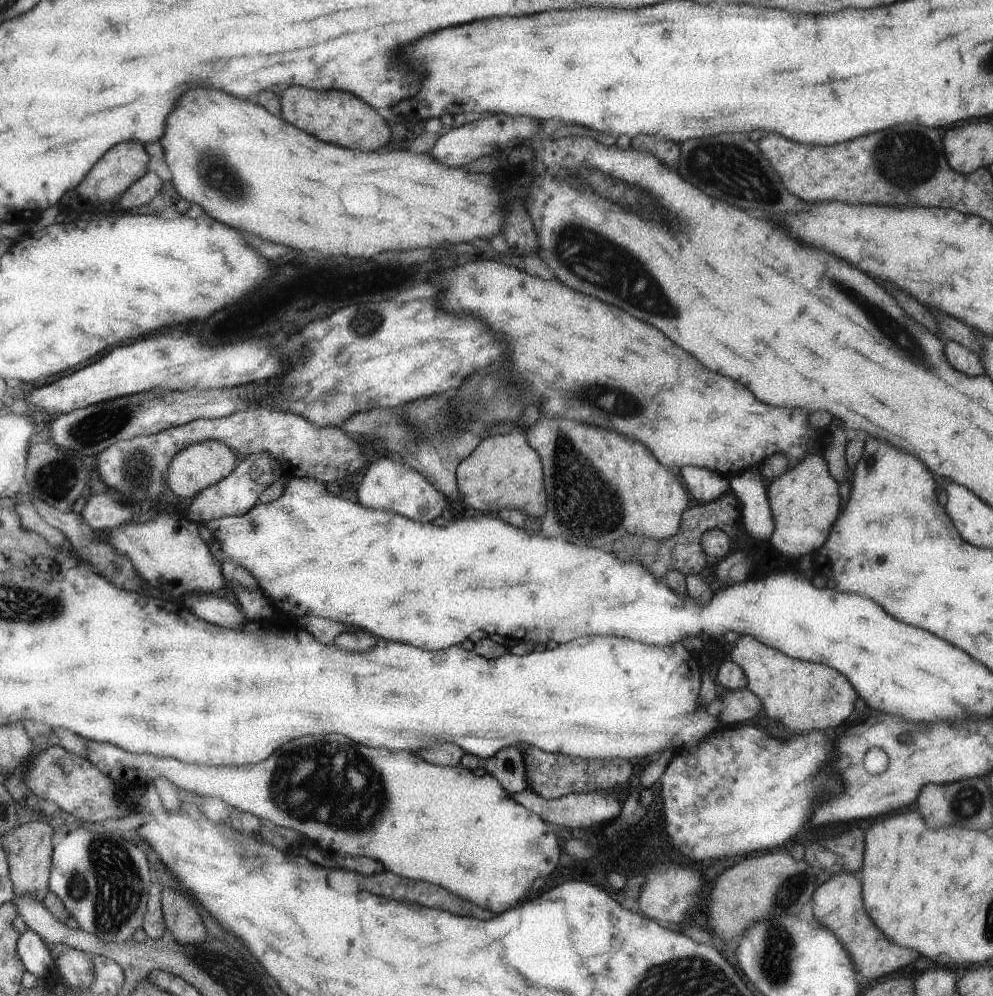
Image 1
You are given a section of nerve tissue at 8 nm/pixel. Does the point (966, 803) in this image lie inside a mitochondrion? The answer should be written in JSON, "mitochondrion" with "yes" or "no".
{"mitochondrion":"yes"}

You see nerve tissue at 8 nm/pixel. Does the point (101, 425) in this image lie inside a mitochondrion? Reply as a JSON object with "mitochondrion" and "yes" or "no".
{"mitochondrion":"yes"}

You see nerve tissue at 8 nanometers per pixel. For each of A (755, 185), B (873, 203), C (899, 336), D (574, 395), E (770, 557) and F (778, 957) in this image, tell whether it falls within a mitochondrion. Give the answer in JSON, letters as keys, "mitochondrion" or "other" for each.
{"A":"mitochondrion","B":"other","C":"mitochondrion","D":"mitochondrion","E":"other","F":"mitochondrion"}

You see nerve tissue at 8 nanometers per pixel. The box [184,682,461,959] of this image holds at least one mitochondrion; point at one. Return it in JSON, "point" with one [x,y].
{"point":[290,783]}

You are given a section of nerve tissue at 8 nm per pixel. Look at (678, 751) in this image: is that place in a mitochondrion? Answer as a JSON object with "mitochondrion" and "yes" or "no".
{"mitochondrion":"no"}

